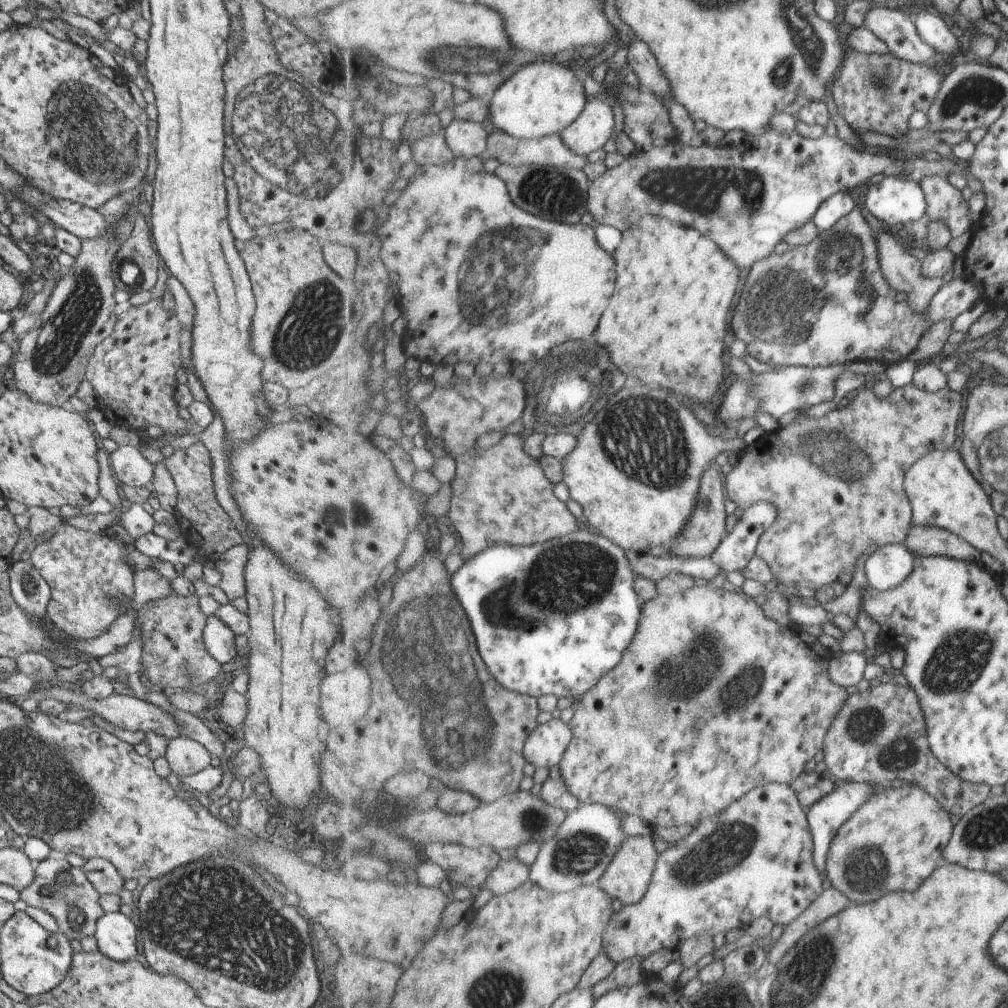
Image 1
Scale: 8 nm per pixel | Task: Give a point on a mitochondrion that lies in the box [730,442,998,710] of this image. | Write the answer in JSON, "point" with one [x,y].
{"point":[959,661]}

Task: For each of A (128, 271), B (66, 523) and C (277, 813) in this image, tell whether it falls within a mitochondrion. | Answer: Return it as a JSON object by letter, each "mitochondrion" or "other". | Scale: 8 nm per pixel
{"A":"mitochondrion","B":"other","C":"other"}

